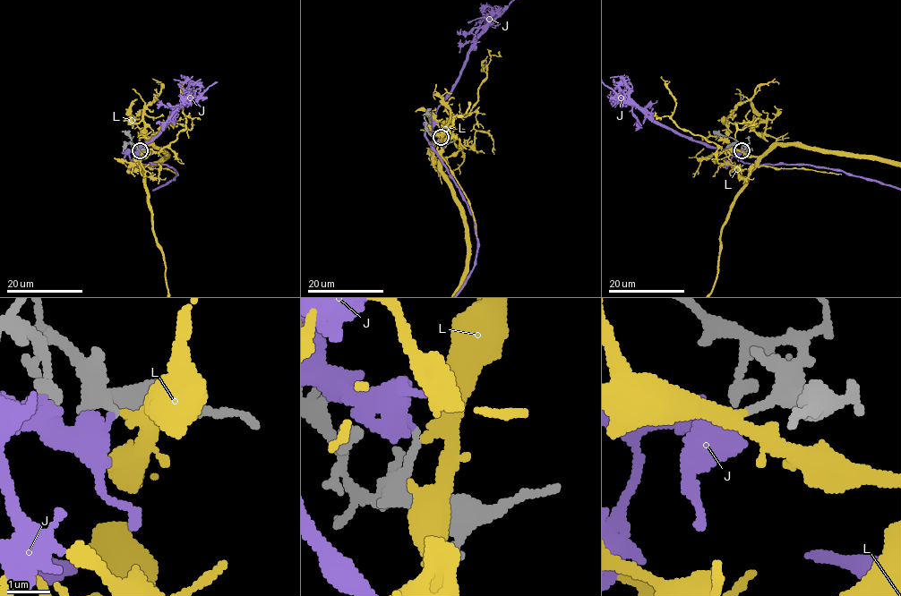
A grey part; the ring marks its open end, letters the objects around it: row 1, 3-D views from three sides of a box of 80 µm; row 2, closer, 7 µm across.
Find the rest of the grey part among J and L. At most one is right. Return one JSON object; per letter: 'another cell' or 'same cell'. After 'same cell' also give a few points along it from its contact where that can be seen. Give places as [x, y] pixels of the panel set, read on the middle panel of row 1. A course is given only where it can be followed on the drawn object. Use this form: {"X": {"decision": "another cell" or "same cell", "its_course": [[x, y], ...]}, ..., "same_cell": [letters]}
{"J": {"decision": "another cell"}, "L": {"decision": "same cell"}, "same_cell": ["L"]}

